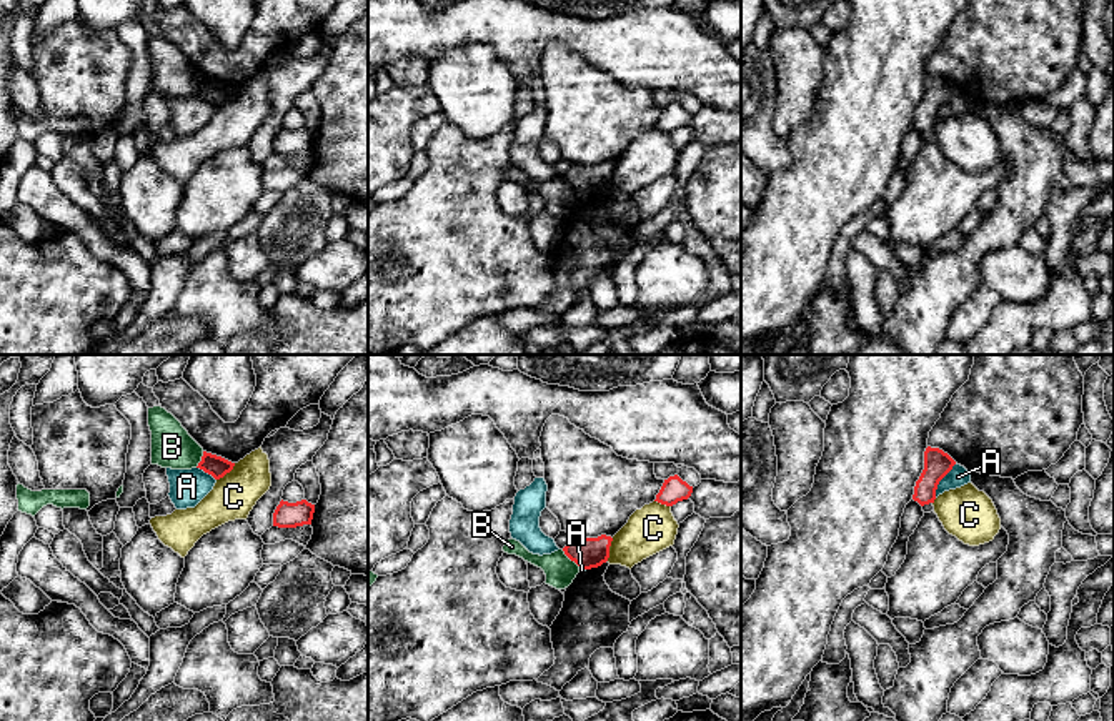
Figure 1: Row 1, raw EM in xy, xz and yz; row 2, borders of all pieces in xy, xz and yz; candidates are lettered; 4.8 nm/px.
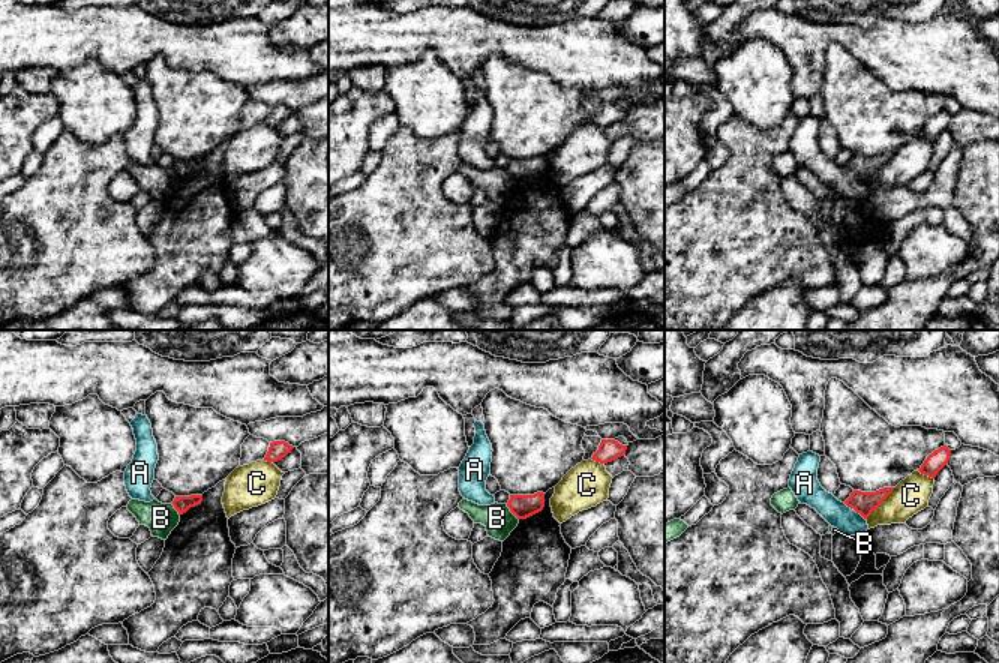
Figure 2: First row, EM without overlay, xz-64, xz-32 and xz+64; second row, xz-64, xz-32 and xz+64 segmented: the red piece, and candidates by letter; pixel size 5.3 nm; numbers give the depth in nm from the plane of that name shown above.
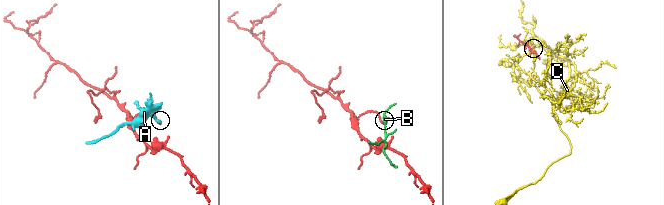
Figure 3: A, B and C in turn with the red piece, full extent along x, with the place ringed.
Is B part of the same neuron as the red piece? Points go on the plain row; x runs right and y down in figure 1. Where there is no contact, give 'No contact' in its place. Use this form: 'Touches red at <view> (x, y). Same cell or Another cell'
Touches red at xz (571, 187). Another cell

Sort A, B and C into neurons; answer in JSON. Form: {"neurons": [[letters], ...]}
{"neurons": [["A"], ["B"], ["C"]]}

